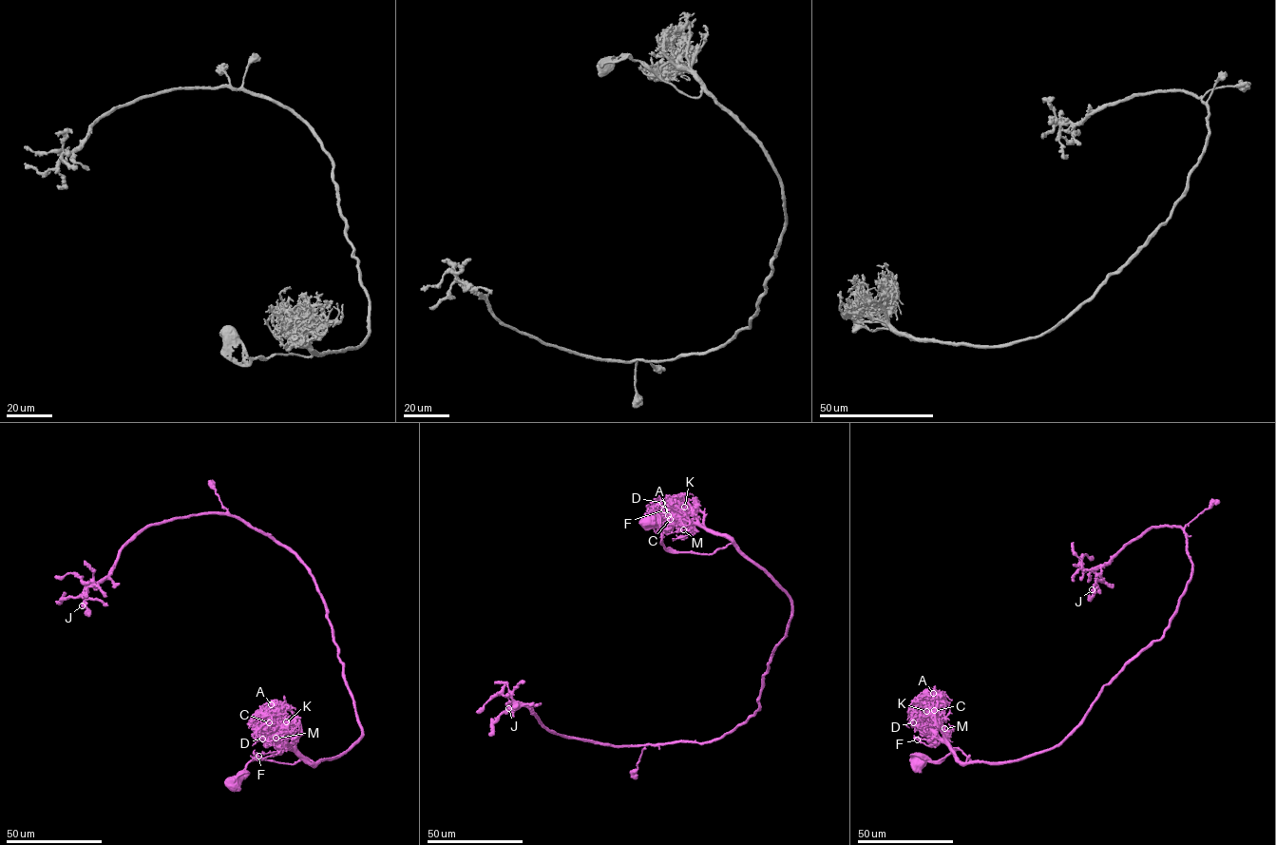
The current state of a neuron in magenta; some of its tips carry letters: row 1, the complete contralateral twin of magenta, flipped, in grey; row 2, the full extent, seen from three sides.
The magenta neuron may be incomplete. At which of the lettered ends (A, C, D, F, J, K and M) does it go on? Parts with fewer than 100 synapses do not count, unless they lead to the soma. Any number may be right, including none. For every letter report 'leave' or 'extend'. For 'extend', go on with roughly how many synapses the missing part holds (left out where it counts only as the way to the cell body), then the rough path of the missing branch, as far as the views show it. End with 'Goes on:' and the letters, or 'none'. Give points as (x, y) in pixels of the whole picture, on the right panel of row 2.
A: leave
C: leave
D: leave
F: leave
J: leave
K: leave
M: leave
Goes on: none

